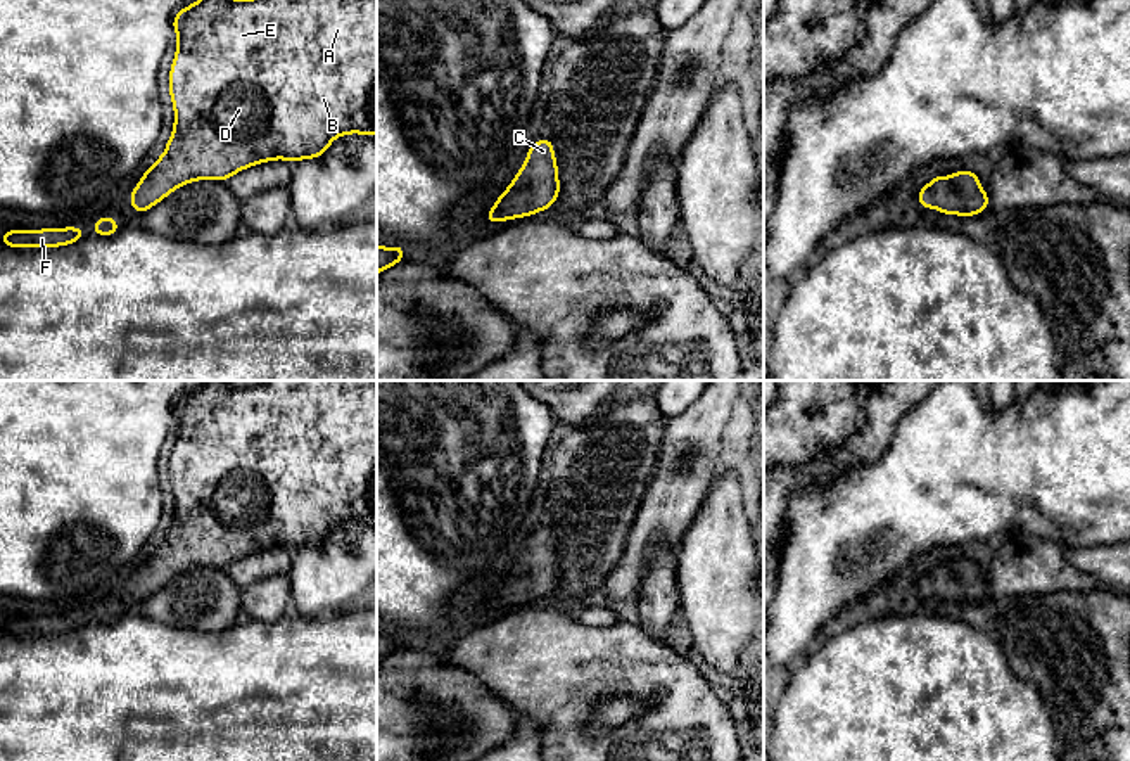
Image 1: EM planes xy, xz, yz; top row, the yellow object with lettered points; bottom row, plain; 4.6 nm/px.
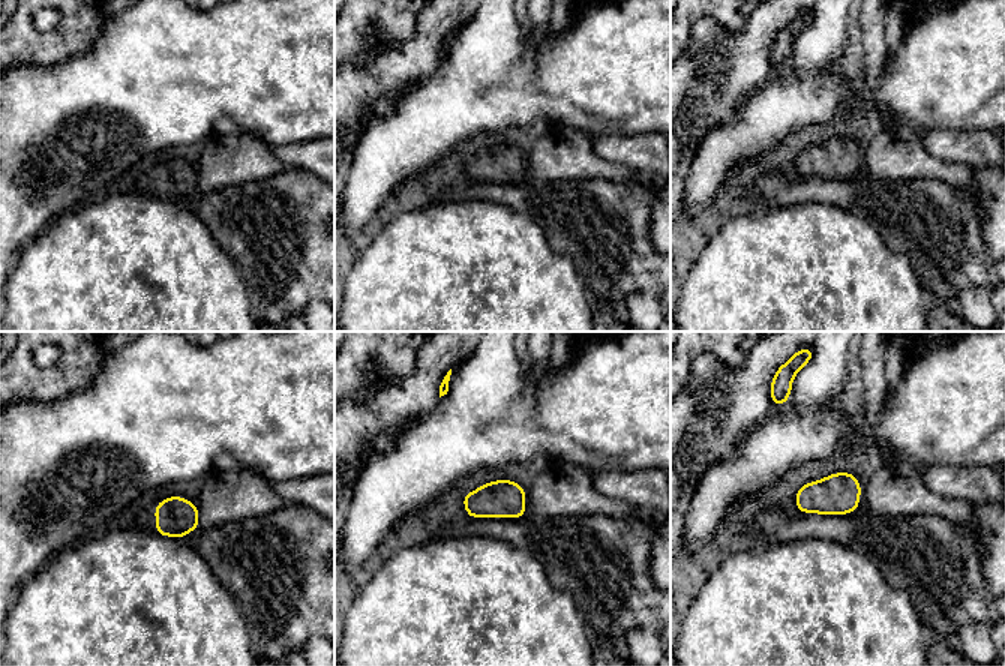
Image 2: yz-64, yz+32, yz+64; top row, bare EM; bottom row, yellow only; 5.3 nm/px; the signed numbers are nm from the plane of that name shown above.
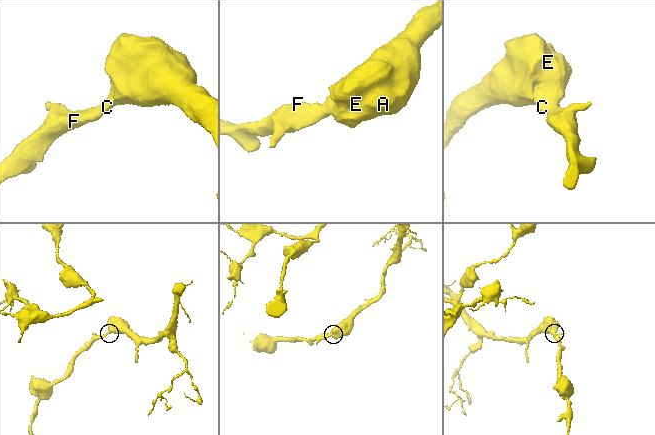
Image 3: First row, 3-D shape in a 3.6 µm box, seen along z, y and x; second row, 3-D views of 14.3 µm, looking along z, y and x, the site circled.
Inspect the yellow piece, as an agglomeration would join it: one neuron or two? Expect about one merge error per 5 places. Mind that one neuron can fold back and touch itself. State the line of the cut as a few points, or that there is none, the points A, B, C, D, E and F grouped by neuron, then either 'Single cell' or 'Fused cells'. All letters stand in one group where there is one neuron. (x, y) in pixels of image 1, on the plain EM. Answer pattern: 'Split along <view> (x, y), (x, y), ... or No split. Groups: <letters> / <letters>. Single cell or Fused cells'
No split. Groups: A B C D E F. Single cell

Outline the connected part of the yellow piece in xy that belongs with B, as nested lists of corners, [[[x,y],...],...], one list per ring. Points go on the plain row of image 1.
[[[206,380],[173,405],[173,419],[178,420],[176,443],[169,457],[169,483],[175,495],[173,522],[164,541],[143,559],[135,572],[130,585],[133,598],[145,600],[188,569],[204,566],[226,569],[232,562],[259,550],[320,545],[340,522],[377,522],[377,380],[261,380],[249,387],[233,387],[230,380]]]

